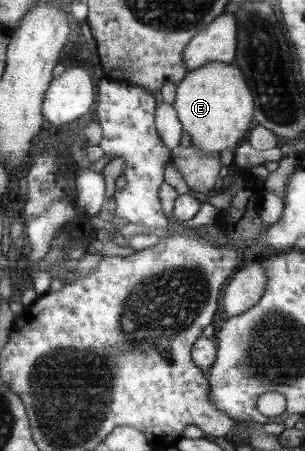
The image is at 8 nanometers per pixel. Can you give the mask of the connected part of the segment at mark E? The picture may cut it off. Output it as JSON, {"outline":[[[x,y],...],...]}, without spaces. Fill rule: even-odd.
{"outline":[[[212,62],[199,70],[189,72],[179,84],[174,107],[178,110],[185,132],[203,152],[219,152],[228,156],[238,148],[253,129],[255,100],[245,82],[243,72],[226,62]]]}

